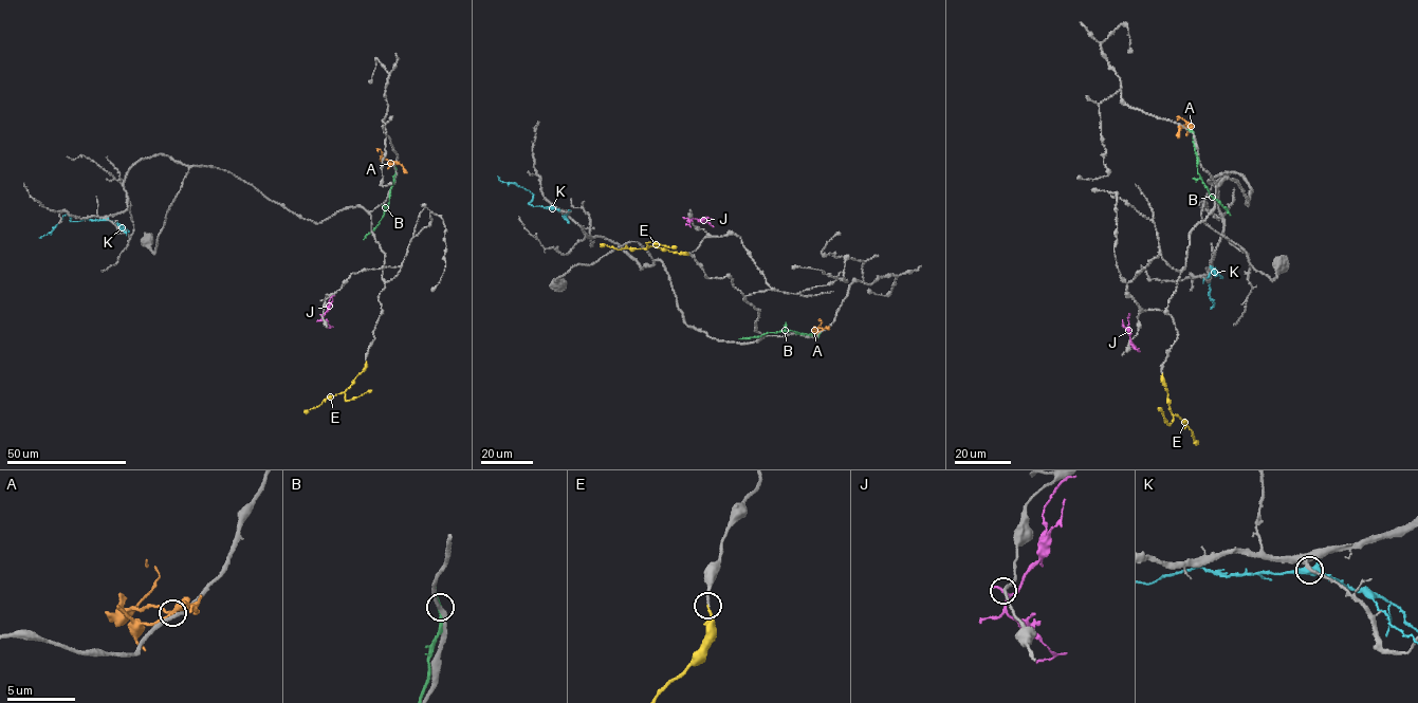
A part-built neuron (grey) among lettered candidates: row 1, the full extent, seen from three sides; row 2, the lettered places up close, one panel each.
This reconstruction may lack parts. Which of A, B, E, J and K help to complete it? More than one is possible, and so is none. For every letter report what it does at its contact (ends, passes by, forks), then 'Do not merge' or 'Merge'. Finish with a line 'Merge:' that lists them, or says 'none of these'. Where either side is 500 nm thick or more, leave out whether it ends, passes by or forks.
A: It forks there. Do not merge
B: It passes by. Do not merge
E: It ends there. Merge
J: It passes by. Do not merge
K: It passes by. Do not merge
Merge: E

